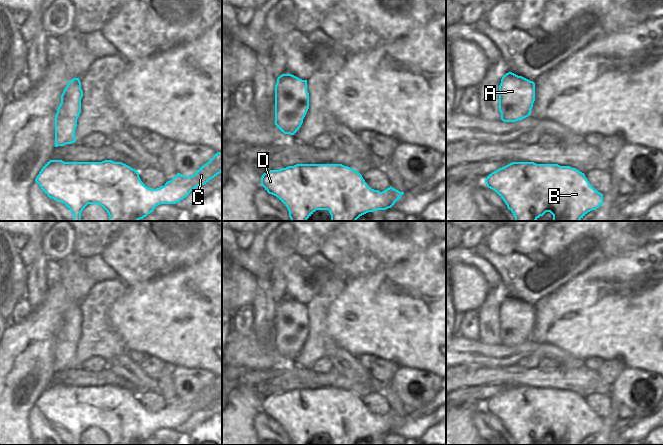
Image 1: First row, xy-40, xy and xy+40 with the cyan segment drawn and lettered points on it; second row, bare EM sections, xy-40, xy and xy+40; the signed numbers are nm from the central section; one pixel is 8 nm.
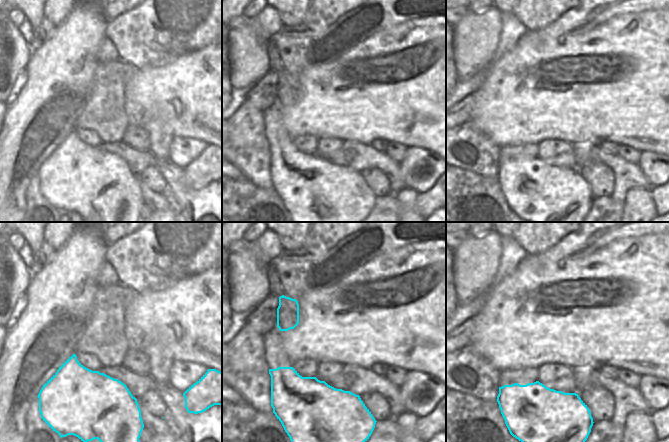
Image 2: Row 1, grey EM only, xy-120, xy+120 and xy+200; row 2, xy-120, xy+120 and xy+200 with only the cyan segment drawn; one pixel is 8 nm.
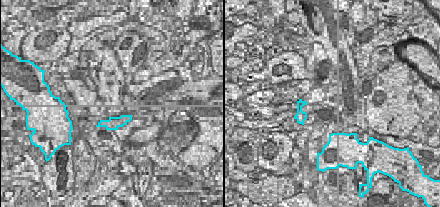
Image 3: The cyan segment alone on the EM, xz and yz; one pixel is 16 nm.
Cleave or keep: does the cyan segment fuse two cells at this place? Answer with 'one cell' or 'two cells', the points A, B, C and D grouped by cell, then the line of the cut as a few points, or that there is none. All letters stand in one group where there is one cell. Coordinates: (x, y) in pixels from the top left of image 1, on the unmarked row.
one cell; groups A B C D; cut none

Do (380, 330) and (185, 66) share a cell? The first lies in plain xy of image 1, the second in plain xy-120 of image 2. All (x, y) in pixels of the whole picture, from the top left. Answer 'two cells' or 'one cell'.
one cell

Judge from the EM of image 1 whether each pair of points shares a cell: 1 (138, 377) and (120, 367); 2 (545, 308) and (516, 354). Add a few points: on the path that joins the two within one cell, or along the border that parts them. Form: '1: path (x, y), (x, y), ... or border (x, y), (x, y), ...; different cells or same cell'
1: path (134, 374), (124, 367); same cell
2: border (529, 339), (551, 343), (555, 346); different cells

